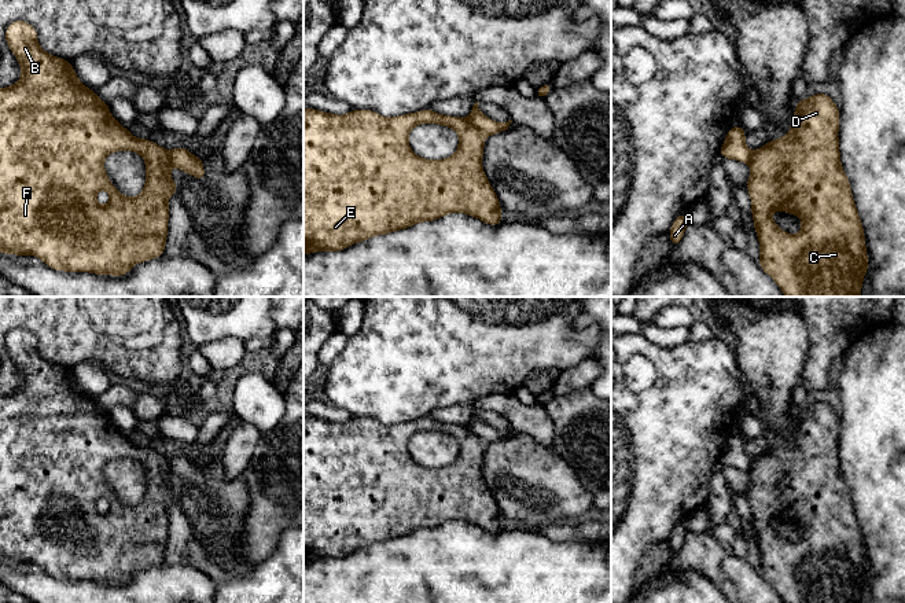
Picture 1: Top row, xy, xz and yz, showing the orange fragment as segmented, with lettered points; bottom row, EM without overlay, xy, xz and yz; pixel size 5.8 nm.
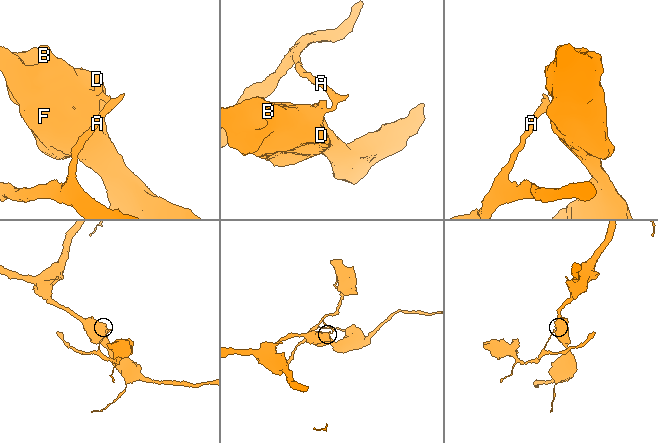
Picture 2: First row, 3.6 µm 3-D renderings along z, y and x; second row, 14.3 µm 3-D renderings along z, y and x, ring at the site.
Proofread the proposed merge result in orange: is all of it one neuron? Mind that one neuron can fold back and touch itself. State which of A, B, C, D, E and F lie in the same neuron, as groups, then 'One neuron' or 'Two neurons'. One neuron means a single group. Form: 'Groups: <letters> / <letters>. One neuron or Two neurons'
Groups: A / B C D E F. Two neurons

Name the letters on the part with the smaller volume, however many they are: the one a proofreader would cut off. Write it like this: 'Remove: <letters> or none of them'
Remove: A

